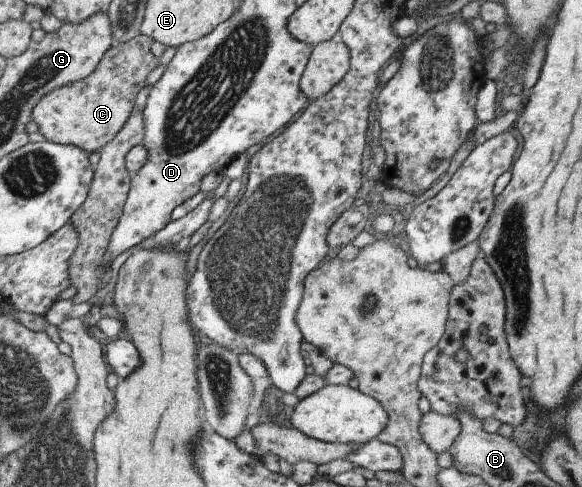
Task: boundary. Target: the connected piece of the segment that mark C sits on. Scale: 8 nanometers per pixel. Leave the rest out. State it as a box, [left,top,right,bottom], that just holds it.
[30,35,160,154]

